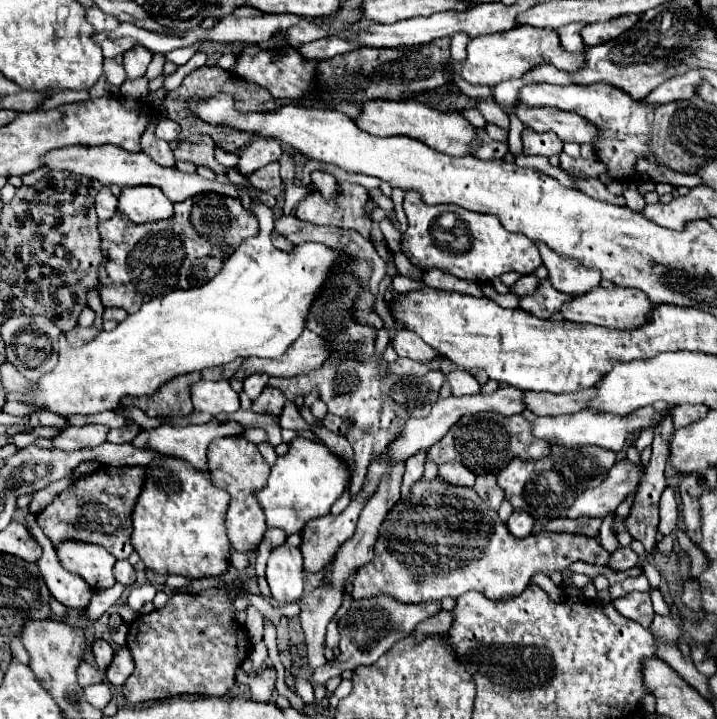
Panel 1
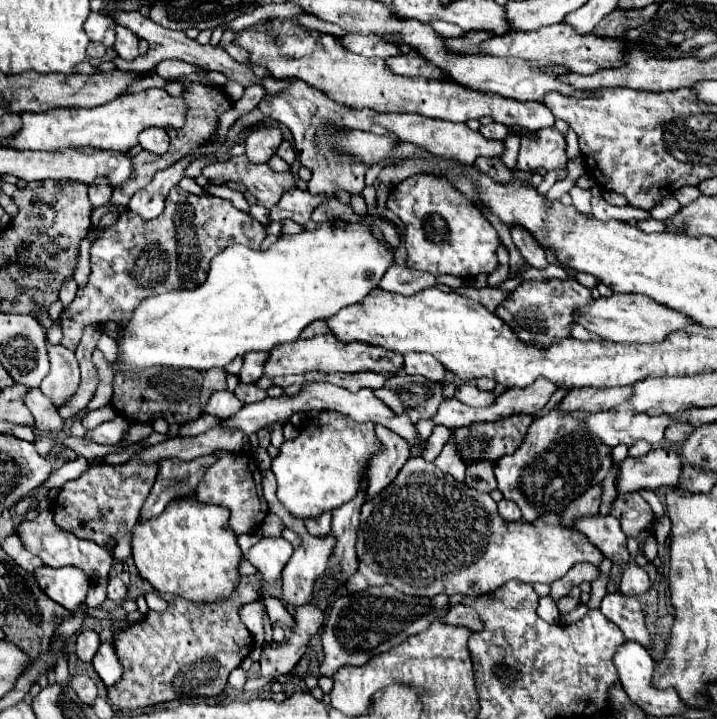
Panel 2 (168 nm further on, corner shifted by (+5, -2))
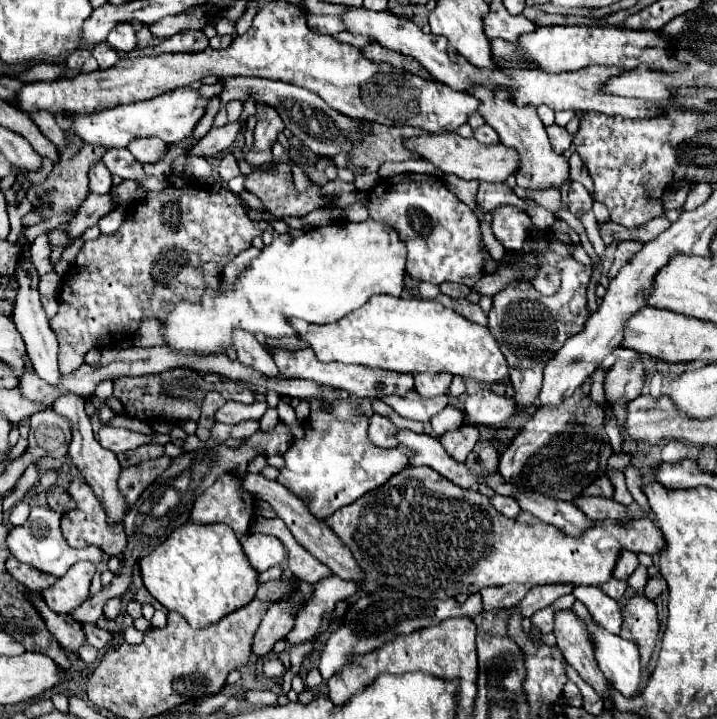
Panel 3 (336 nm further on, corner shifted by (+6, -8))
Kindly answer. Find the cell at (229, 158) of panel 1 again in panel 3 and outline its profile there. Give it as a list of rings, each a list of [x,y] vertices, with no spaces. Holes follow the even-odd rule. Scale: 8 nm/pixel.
[[[243,147],[243,152],[245,154],[246,161],[252,166],[260,166],[265,163],[273,162],[273,155],[271,151],[264,152],[253,152]]]

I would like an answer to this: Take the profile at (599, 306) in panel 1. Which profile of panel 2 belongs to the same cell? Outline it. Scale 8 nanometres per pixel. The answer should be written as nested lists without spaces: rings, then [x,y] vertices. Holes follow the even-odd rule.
[[[614,293],[612,297],[600,297],[590,305],[582,307],[576,315],[576,323],[580,323],[592,333],[598,333],[602,339],[614,343],[658,343],[664,341],[676,329],[684,329],[694,321],[666,305],[652,301],[650,297]]]

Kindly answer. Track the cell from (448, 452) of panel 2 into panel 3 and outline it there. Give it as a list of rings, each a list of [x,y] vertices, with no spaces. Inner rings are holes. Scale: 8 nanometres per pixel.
[[[462,425],[453,431],[448,431],[439,439],[457,462],[465,463],[467,456],[474,449],[479,440],[480,433],[474,425]],[[472,428],[472,432],[471,432]]]

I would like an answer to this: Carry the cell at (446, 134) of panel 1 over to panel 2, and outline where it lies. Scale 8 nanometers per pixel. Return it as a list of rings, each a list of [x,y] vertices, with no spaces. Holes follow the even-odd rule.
[[[378,113],[378,115],[374,115],[374,123],[386,127],[400,141],[422,147],[436,157],[454,159],[464,165],[472,165],[480,155],[482,157],[502,157],[502,153],[504,153],[504,141],[490,141],[490,139],[482,137],[480,131],[472,131],[466,123],[452,123],[452,121],[430,119],[430,117],[422,117],[422,115],[410,115],[410,113]]]

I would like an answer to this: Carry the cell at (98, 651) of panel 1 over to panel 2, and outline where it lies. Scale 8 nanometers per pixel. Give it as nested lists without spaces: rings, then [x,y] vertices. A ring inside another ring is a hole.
[[[82,631],[76,639],[76,653],[82,661],[92,661],[94,653],[98,651],[98,645],[100,645],[100,639],[98,639],[98,633],[96,631]]]

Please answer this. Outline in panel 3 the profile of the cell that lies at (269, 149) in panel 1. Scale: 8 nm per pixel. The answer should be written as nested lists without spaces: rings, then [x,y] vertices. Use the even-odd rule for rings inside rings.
[[[257,105],[257,127],[255,127],[255,151],[271,151],[277,135],[285,129],[281,117],[273,107]]]

